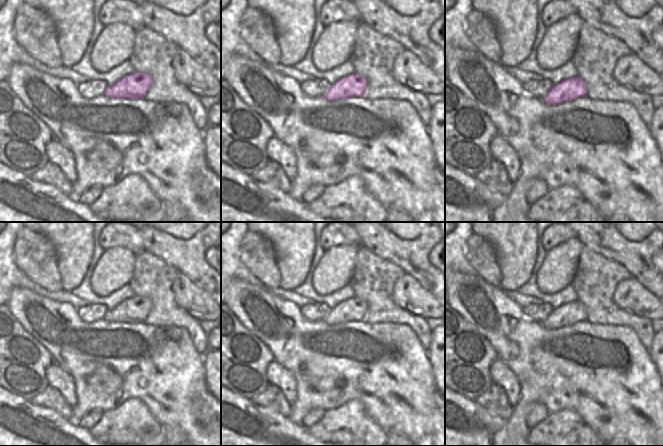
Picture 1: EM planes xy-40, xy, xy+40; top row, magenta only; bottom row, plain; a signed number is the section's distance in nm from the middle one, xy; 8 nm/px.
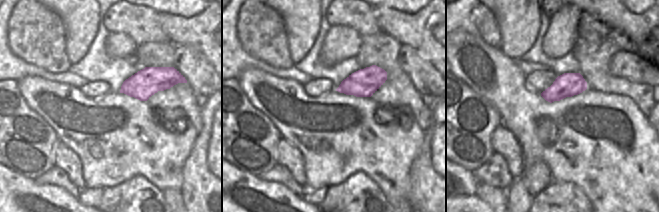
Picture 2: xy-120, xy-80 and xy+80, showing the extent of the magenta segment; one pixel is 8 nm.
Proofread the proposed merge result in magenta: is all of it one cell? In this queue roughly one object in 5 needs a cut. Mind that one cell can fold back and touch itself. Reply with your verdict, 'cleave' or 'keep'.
keep

